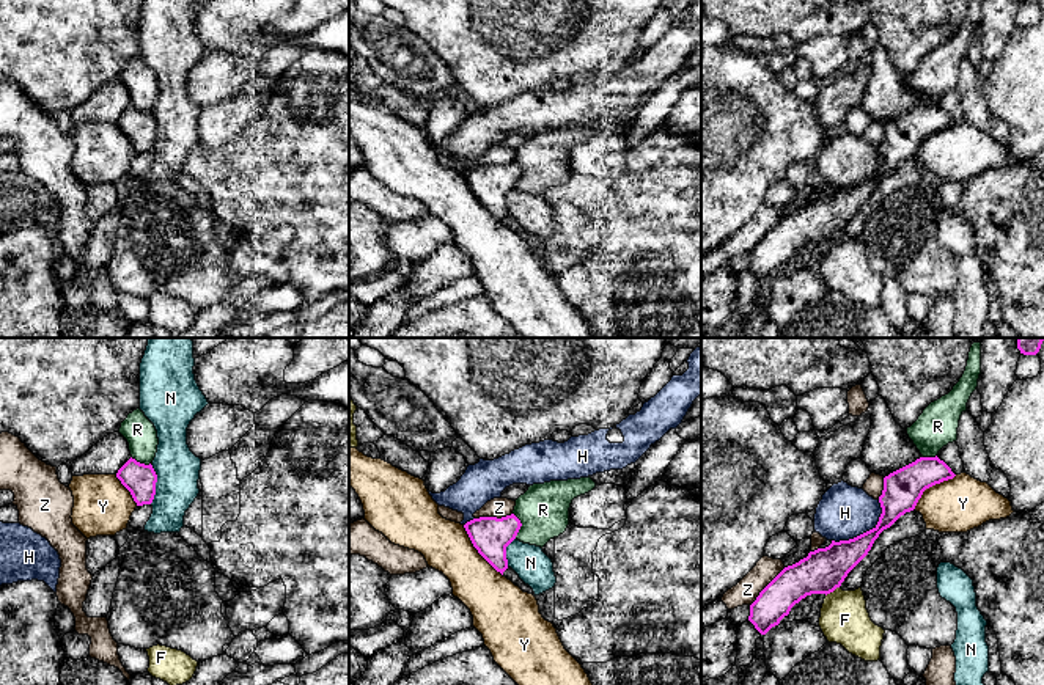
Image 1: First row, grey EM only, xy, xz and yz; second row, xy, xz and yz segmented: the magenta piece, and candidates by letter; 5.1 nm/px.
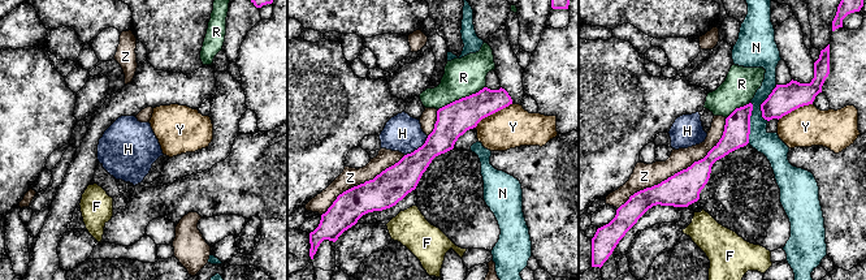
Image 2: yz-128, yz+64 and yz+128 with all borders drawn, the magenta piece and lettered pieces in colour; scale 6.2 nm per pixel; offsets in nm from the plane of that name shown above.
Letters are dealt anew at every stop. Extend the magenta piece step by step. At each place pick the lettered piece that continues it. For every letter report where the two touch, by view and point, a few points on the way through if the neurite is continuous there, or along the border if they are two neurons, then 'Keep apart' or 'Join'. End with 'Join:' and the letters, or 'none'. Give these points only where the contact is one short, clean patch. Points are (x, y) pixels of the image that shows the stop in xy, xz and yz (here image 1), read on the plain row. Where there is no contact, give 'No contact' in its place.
F: Touches magenta at yz (832, 239). Keep apart
H: Touches magenta at yz (867, 179). Boundary: yz (879, 148), (881, 164), (871, 176), (848, 187), (832, 189). Keep apart
N: Touches magenta at xy (154, 132). Keep apart
R: Touches magenta at xz (521, 173). Keep apart
Y: Touches magenta at xz (477, 197). Keep apart
Z: Touches magenta at yz (766, 234). Keep apart
Join: none

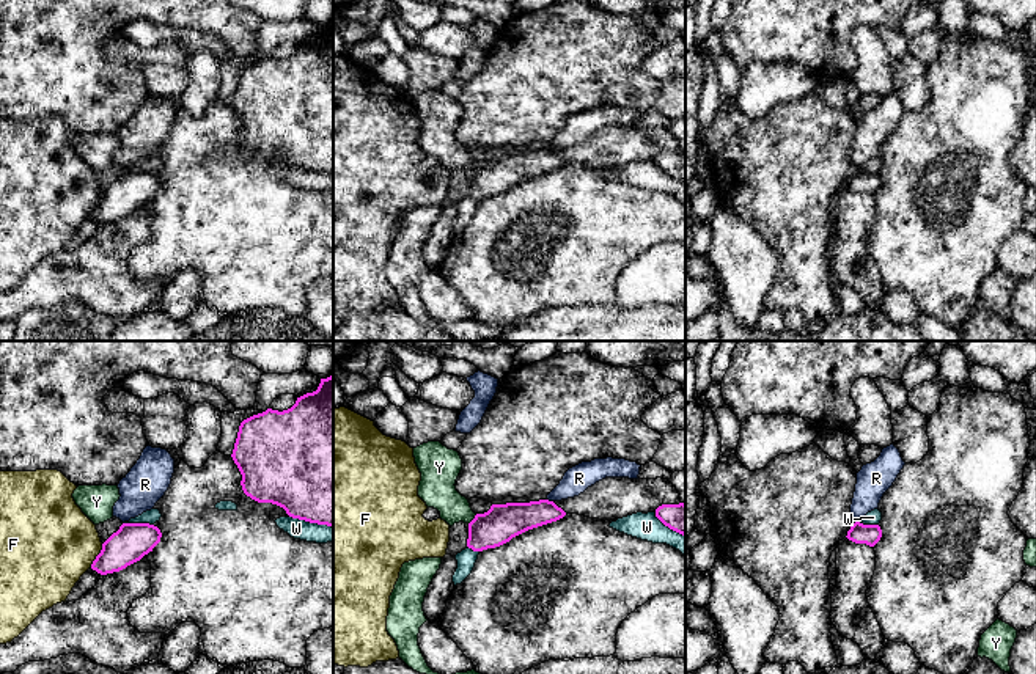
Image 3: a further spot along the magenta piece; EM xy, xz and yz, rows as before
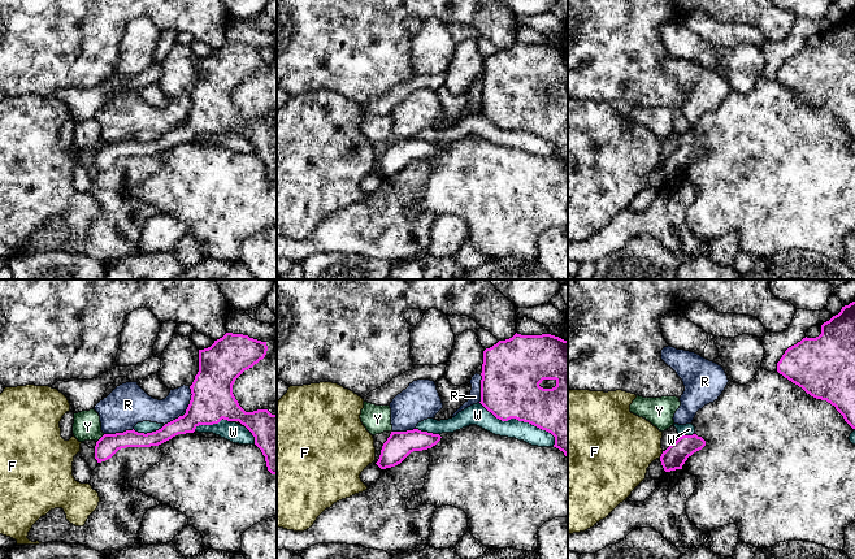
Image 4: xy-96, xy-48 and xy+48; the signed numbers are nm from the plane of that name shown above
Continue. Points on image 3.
F: Touches magenta at xy (98, 203). Boundary: xy (102, 192), (90, 214). Keep apart
R: Touches magenta at xz (547, 148). Keep apart
W: Touches magenta at xy (139, 172). Keep apart
Y: Touches magenta at xz (473, 167). Boundary: xz (477, 162), (469, 172). Keep apart
Join: none

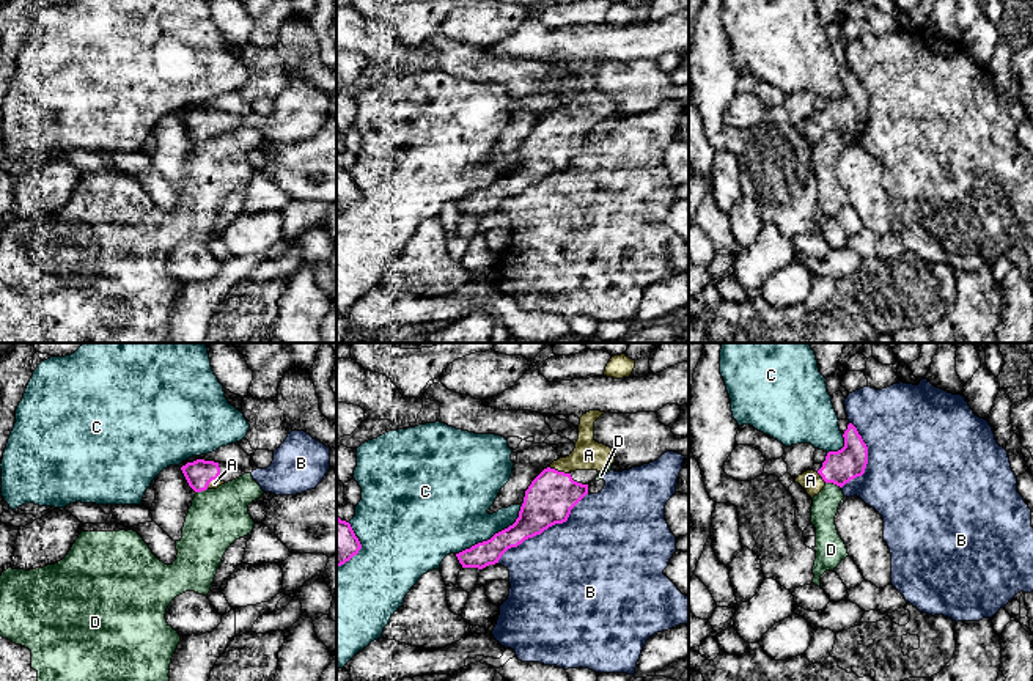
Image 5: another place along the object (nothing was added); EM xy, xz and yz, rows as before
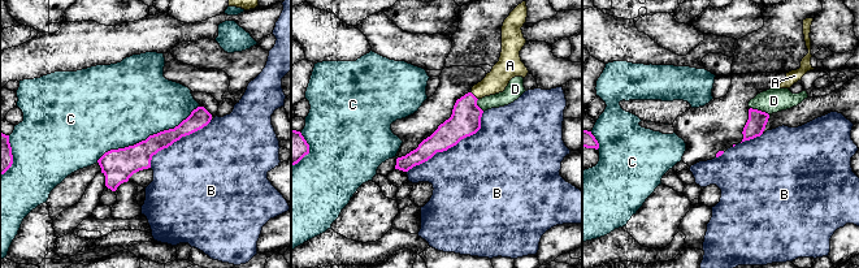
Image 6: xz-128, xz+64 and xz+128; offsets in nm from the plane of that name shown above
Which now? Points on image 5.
A: Touches magenta at xz (558, 120). Path across: xz (549, 147), (558, 120), (566, 112), (588, 103). Join
B: Touches magenta at xz (544, 176). Keep apart
C: Touches magenta at xz (496, 181). Keep apart
D: Touches magenta at yz (834, 131). Boundary: yz (826, 129), (832, 129), (840, 136). Keep apart
Join: A

